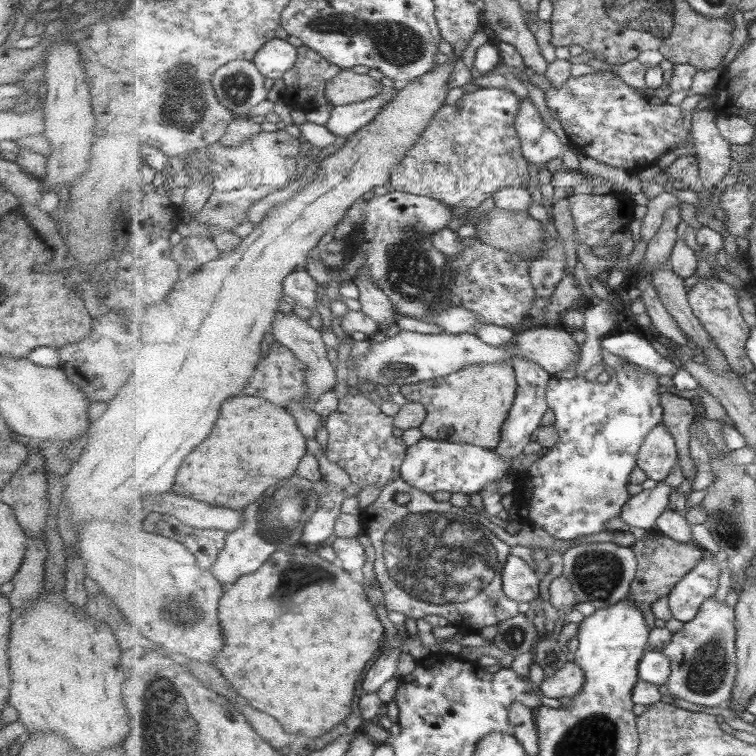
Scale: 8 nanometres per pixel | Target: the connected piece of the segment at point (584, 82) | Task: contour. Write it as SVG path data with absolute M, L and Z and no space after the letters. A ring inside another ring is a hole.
M615 65L605 71L599 70L597 75L570 76L559 88L555 88L555 84L549 78L533 73L532 68L527 66L524 67L524 74L535 87L546 93L546 106L551 111L559 113L562 128L570 144L585 157L591 157L599 163L625 169L629 173L637 173L650 165L656 165L663 156L667 156L669 152L682 146L688 138L692 138L692 132L687 132L685 126L680 123L682 117L678 104L665 104L663 108L649 106L649 102L643 96L639 96L635 89L617 77Z

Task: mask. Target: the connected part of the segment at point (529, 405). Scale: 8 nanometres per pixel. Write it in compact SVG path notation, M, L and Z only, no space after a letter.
M518 357L516 361L515 372L518 379L518 393L509 418L503 425L500 445L496 448L496 453L504 460L513 460L513 465L516 465L522 457L525 446L531 444L535 433L540 428L542 418L550 409L546 392L553 378L543 366L539 366L539 363L522 357Z

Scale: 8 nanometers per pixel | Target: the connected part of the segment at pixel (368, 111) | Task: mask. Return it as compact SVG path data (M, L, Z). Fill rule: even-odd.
M393 87L371 100L334 107L326 128L335 136L344 139L356 134L361 128L371 125L381 113L381 109L385 109L391 103L391 99L395 99L395 95L397 89Z

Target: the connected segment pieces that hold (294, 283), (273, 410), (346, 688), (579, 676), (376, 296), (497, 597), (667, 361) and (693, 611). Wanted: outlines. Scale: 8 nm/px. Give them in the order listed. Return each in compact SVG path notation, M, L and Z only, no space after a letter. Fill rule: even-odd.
M295 271L289 274L283 281L284 294L295 300L295 305L302 306L317 312L317 282L313 280L313 276L307 271Z
M243 396L245 398L231 398L223 404L223 414L211 438L187 456L175 482L177 494L243 511L265 488L296 474L301 458L308 453L307 438L297 419L289 410L269 404L265 398Z
M306 545L297 546L290 551L277 551L272 554L272 558L265 562L265 565L254 574L243 576L234 586L225 592L220 605L220 620L223 622L223 636L227 638L227 648L223 648L223 654L219 654L219 658L215 660L216 668L223 672L229 680L229 684L233 684L233 688L243 696L245 704L255 706L257 710L263 710L267 714L271 714L273 718L277 718L279 722L283 722L285 730L289 734L303 735L307 738L317 738L317 736L327 736L337 724L345 722L351 716L351 704L355 700L355 690L357 690L357 682L363 674L363 670L367 668L367 662L381 652L385 637L385 628L381 624L381 620L377 618L377 610L371 604L369 596L367 596L366 586L357 584L351 578L350 572L343 570L341 567L335 566L332 562L325 560L317 553L315 548ZM297 580L311 580L307 584L301 584L301 590L297 590L295 594L291 594L291 588L297 588Z
M571 659L557 674L544 678L540 688L549 698L575 697L582 693L586 680L585 670Z
M357 275L354 283L360 288L361 310L384 329L396 323L399 314L390 298L371 279L370 276Z
M399 478L389 486L383 487L378 498L365 508L360 515L362 517L362 530L375 548L374 572L376 573L376 579L381 584L381 589L385 590L385 608L388 613L398 612L414 619L424 619L430 617L431 614L443 616L459 632L464 631L465 634L469 635L479 635L485 626L499 625L500 622L519 615L519 604L508 598L503 590L502 572L506 568L511 548L503 540L499 540L487 526L483 526L483 522L477 518L475 513L469 513L463 507L453 506L449 501L437 501L427 491L417 490L409 482Z
M624 332L607 336L603 340L603 346L607 351L629 360L629 362L659 373L659 375L669 376L671 372L678 371L678 363L670 356L661 356L647 337L636 333Z
M707 554L699 565L675 586L668 597L673 619L691 622L697 618L702 606L719 590L719 575L721 580L721 573L724 573L721 569L725 565L725 562L717 563L713 555Z

